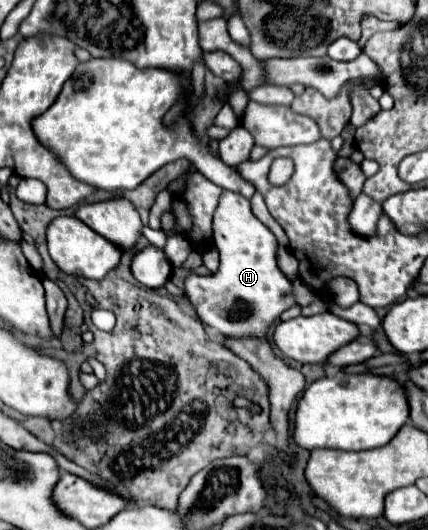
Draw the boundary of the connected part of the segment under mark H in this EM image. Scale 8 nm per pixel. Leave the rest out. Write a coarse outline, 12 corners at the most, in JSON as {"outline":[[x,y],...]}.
{"outline":[[220,196],[220,268],[190,272],[204,326],[264,336],[294,304],[276,238],[250,202]]}

